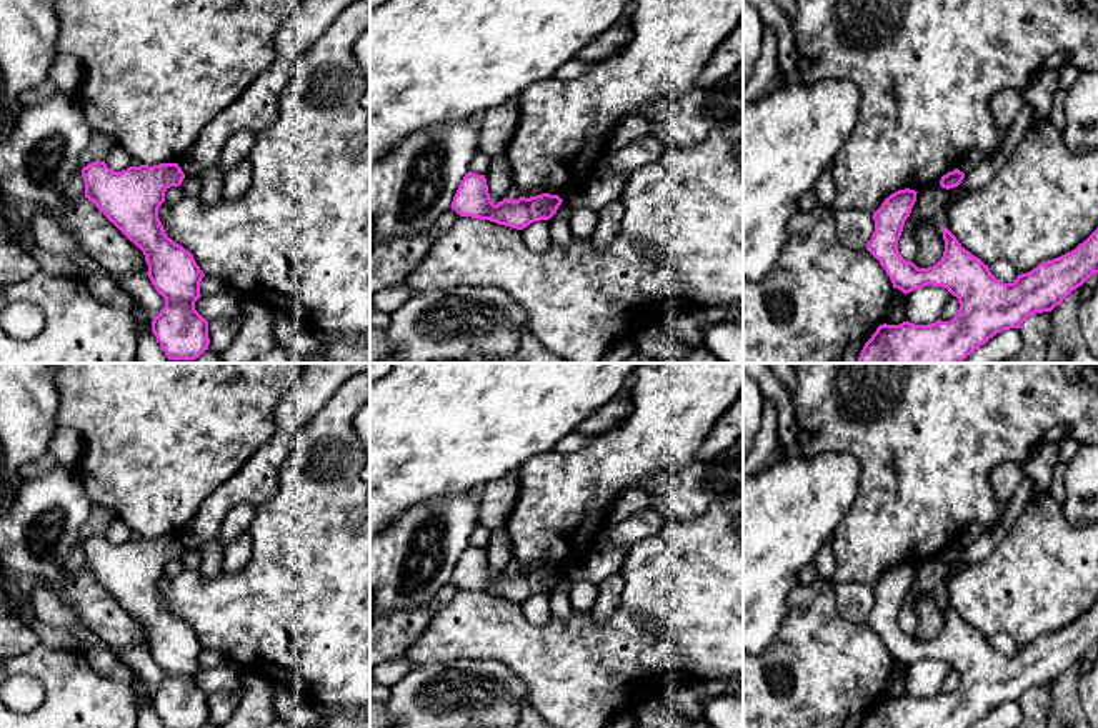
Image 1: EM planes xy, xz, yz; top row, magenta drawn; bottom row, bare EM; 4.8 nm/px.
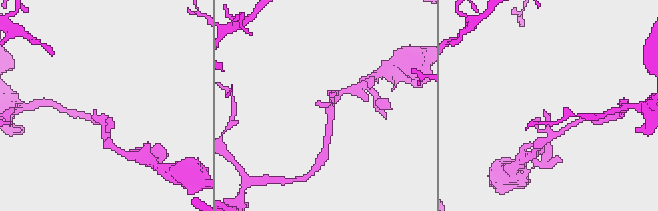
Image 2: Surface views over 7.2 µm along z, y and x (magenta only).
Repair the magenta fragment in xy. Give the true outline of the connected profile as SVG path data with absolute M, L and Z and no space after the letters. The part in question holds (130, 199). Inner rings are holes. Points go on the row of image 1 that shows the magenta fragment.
M93 162L82 168L85 198L145 255L148 278L165 298L165 307L153 317L152 332L168 360L195 360L208 350L208 322L195 310L200 295L200 282L205 277L193 255L167 237L158 218L158 208L165 202L170 187L180 187L185 173L178 163L140 165L115 172L105 162Z

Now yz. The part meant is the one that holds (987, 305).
M905 188L885 198L881 207L873 213L875 232L866 250L885 268L893 288L906 295L926 285L943 287L958 298L960 310L950 322L880 325L865 343L858 363L961 363L996 333L1020 328L1035 313L1051 312L1093 273L1098 273L1098 228L1075 250L1043 262L1028 273L1018 275L1013 283L1003 283L995 278L988 265L965 250L956 237L943 227L945 252L941 260L933 267L918 268L898 252L898 240L916 202L916 193Z

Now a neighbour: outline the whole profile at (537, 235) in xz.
M550 220L533 222L522 233L527 247L535 252L543 252L553 243Z

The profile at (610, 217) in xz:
M618 200L618 202L606 205L603 210L598 212L598 215L600 215L600 222L593 235L590 237L590 240L596 250L603 250L616 237L621 218L625 215L625 207L621 200Z

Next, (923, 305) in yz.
M926 285L905 295L906 322L915 325L935 323L951 293L943 287Z

